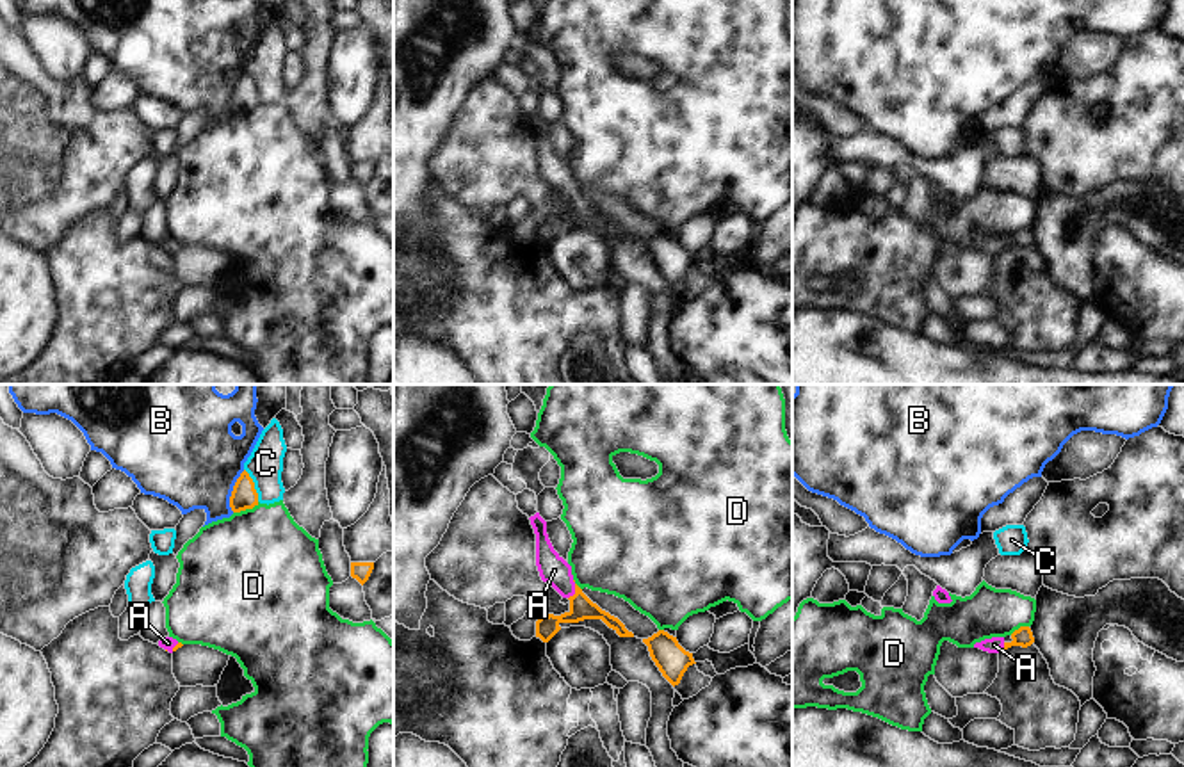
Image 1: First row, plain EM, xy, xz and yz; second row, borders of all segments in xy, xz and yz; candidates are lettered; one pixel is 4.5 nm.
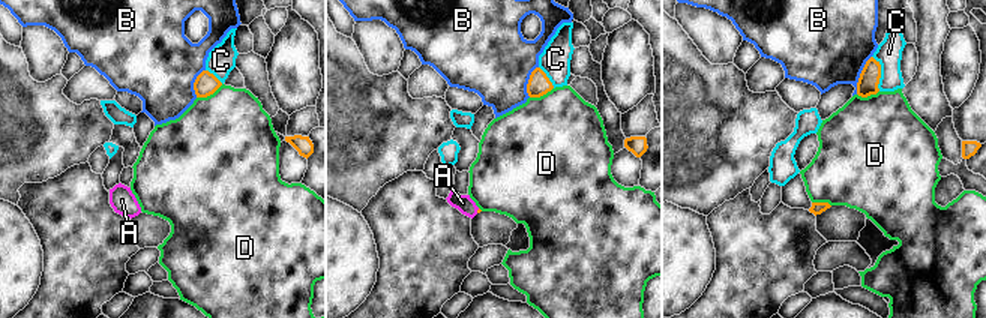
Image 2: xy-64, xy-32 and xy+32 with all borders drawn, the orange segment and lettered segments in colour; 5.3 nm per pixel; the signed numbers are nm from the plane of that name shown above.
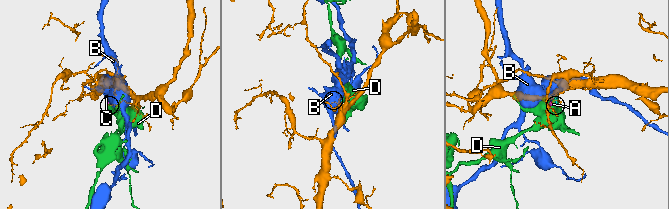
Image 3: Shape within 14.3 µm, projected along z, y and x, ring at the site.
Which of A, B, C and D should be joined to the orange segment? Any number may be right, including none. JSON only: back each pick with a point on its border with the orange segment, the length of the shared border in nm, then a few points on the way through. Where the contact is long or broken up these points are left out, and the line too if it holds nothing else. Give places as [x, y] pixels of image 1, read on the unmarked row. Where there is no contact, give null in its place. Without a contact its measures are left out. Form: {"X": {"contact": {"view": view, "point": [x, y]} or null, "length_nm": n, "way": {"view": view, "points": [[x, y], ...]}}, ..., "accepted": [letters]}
{"A": {"contact": {"view": "xz", "point": [575, 191]}, "length_nm": 90, "way": {"view": "xz", "points": [[581, 209], [575, 191], [554, 171]]}}, "accepted": ["A"]}

